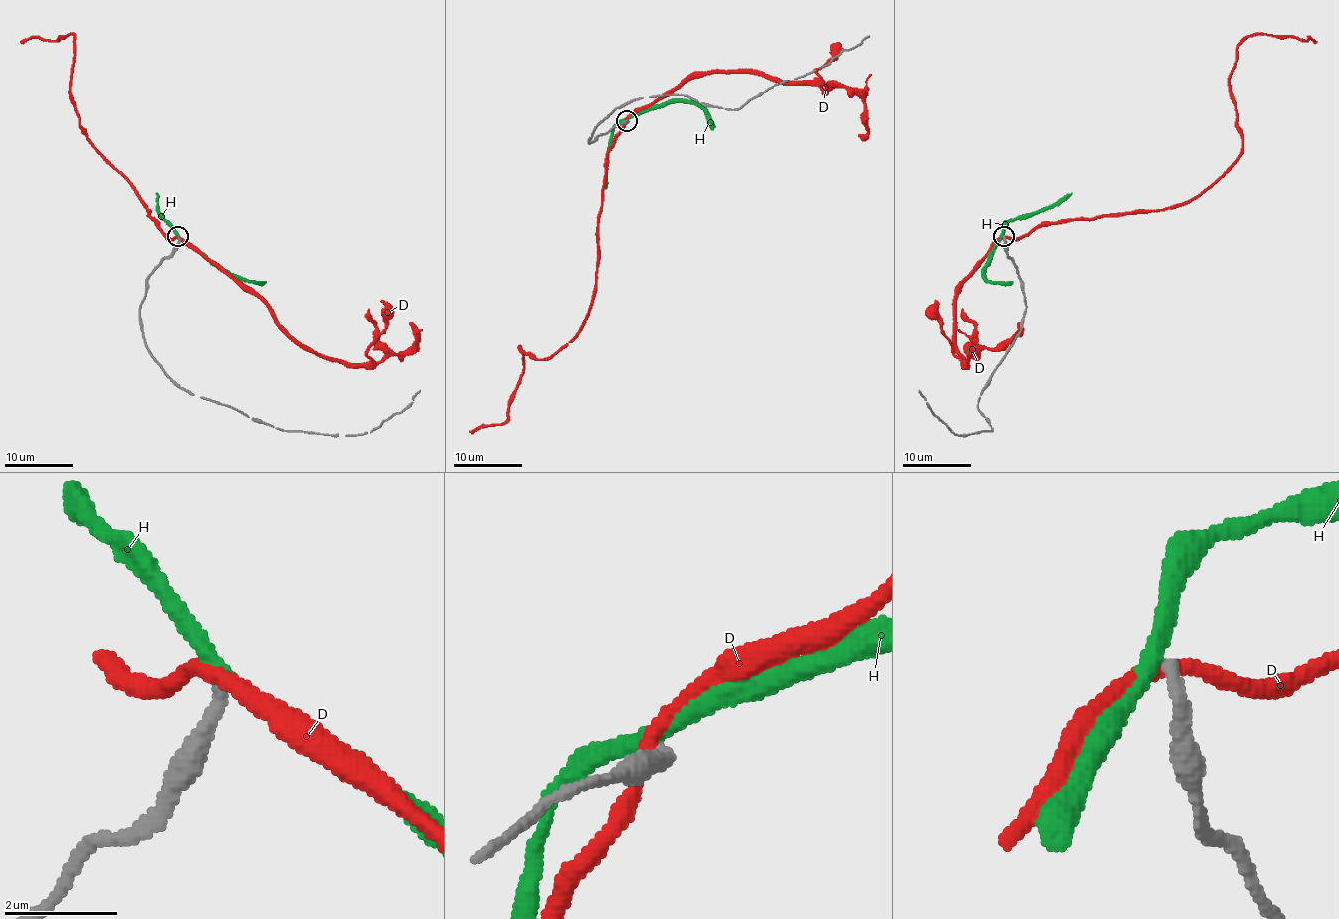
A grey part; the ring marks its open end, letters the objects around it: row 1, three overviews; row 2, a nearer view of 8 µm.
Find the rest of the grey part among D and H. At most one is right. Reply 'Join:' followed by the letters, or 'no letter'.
Join: no letter

